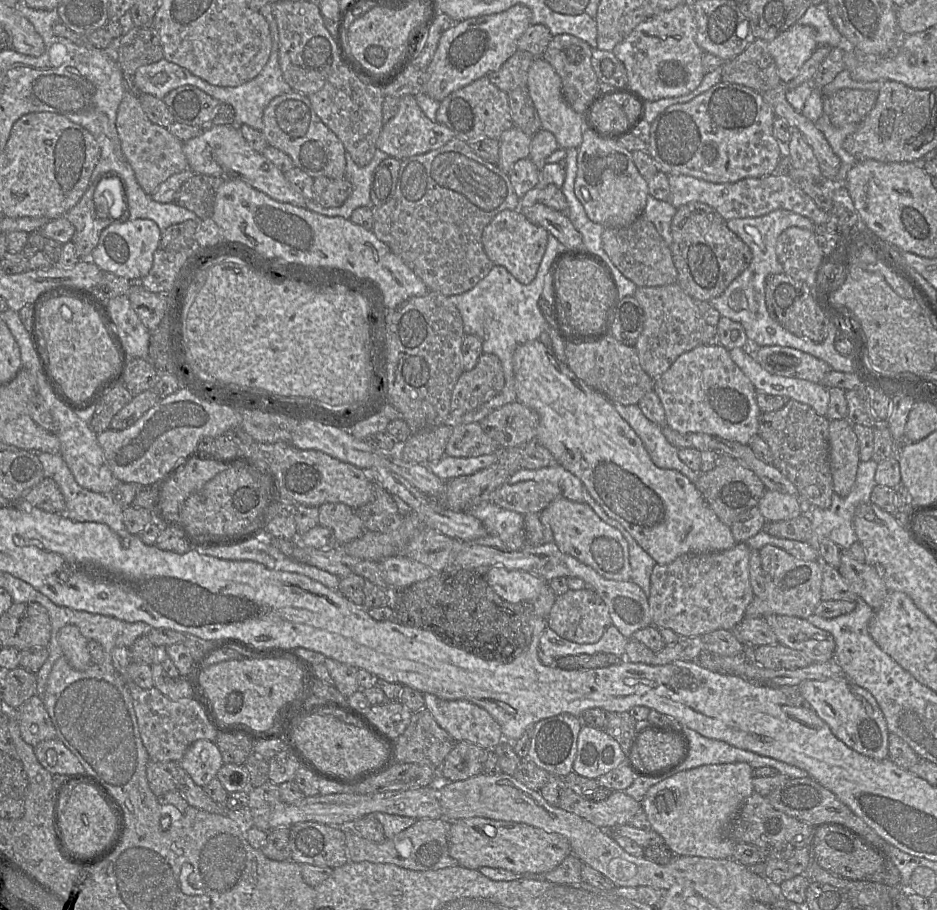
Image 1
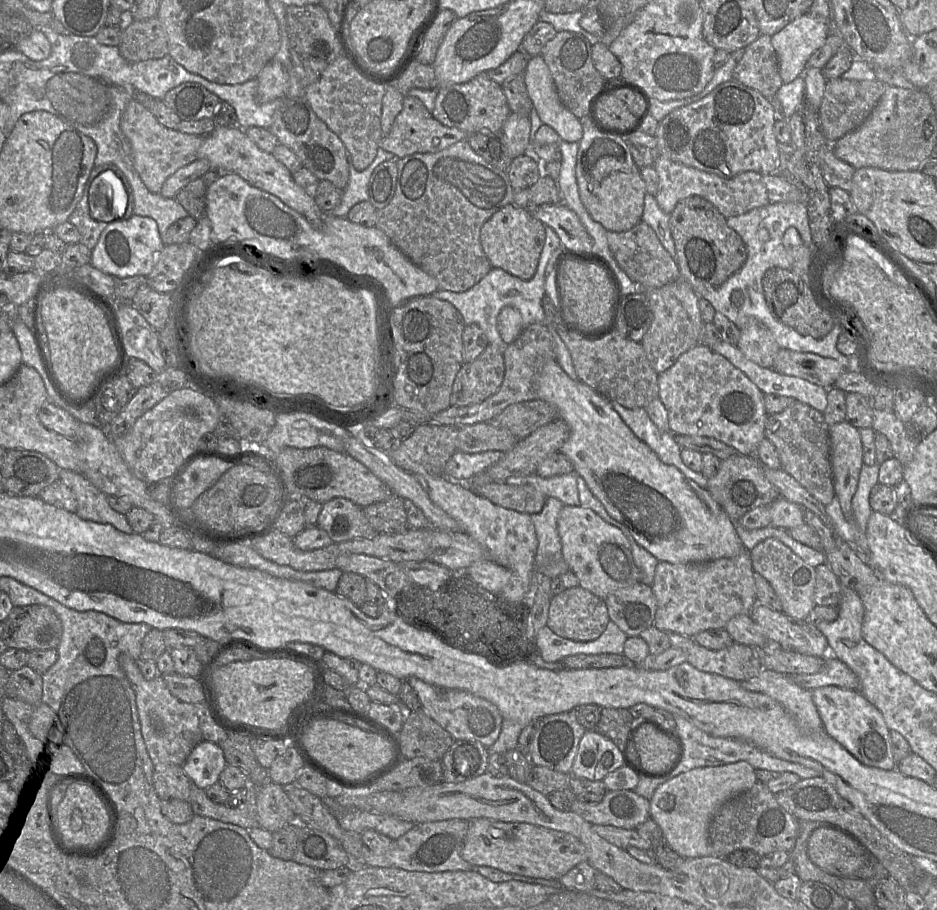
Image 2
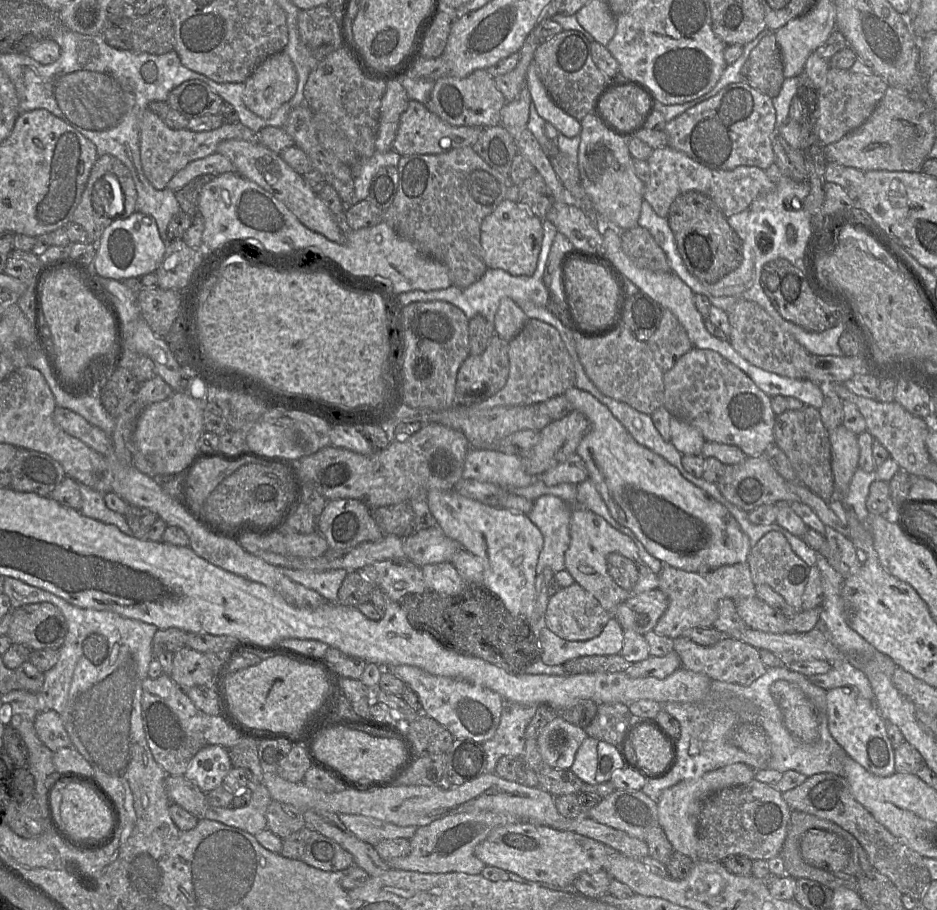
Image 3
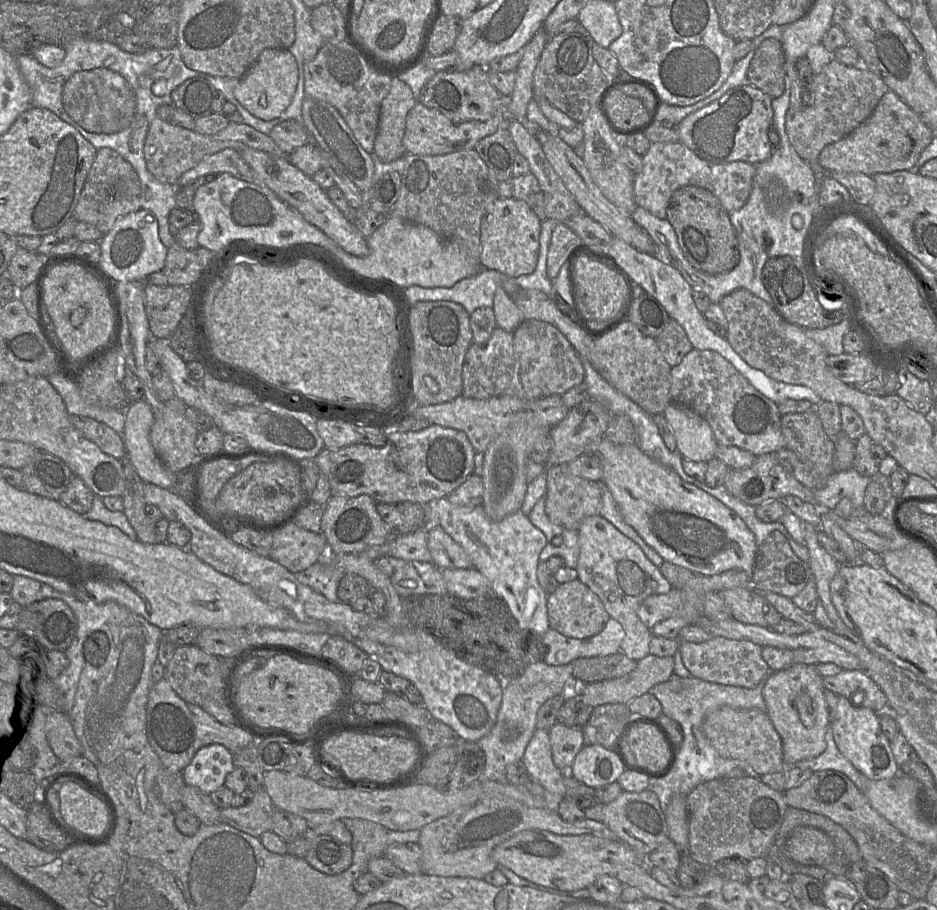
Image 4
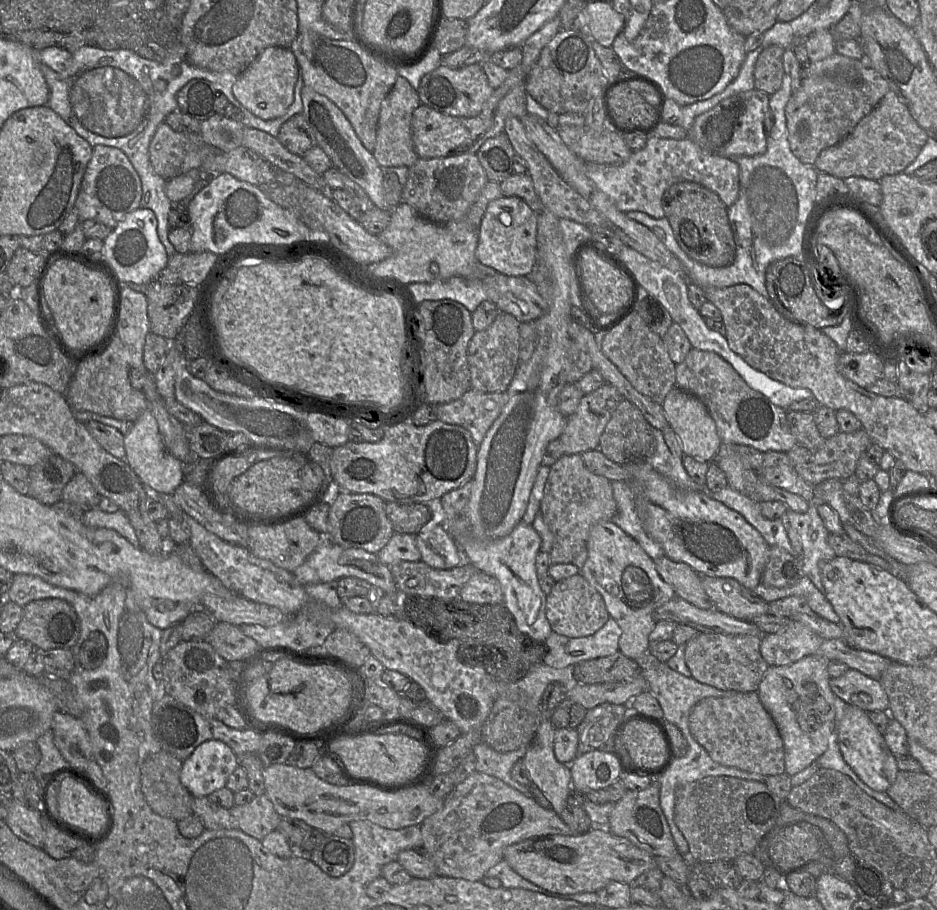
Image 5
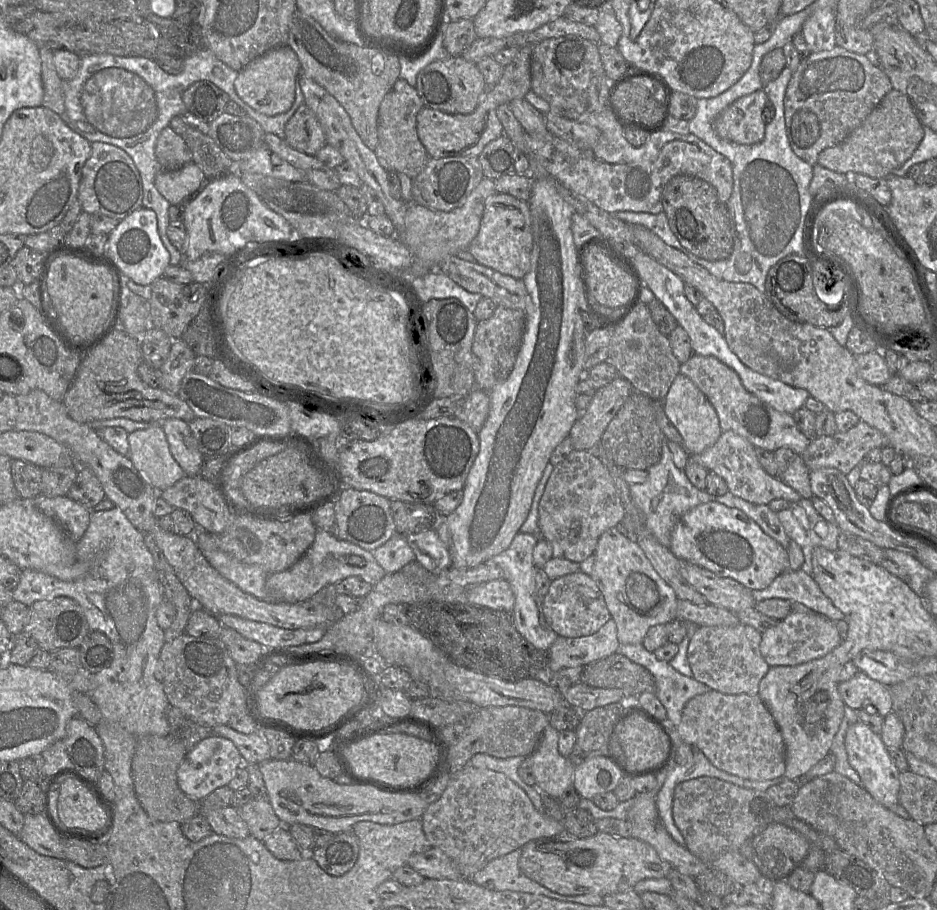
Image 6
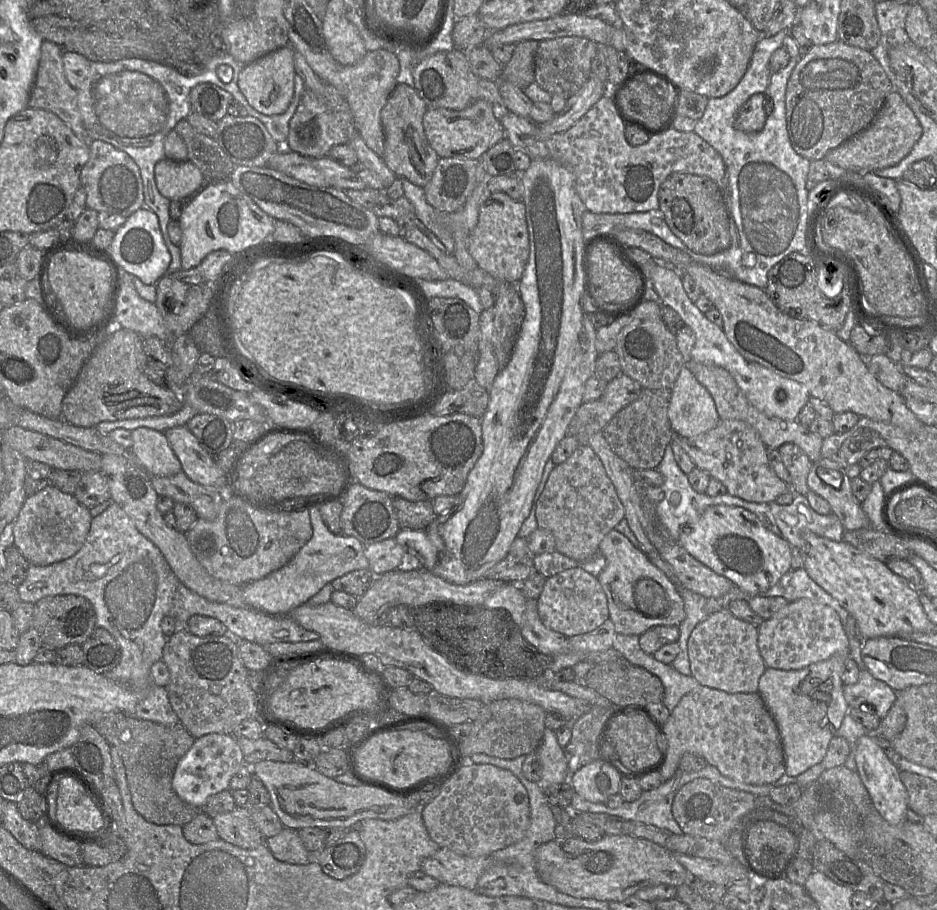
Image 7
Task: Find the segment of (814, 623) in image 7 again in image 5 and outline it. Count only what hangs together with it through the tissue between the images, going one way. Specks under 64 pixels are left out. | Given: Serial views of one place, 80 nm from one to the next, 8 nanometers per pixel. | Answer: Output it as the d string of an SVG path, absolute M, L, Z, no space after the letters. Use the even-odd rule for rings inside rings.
M791 620L777 633L762 636L760 653L769 666L789 665L815 655L824 640L806 625Z

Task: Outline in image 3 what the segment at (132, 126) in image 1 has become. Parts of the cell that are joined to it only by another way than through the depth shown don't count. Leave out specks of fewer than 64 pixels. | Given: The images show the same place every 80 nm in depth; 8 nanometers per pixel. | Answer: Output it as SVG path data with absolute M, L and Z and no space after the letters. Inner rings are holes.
M147 109L140 121L140 158L143 172L156 189L162 190L167 187L172 177L190 162L215 153L220 142L230 139L259 143L257 133L240 122L223 124L218 129L207 132L175 130L168 127L153 111Z

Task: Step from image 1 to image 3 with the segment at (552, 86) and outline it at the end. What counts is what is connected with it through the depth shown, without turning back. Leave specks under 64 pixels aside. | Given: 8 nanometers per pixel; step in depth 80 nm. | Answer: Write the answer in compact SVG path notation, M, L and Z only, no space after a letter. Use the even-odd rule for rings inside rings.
M533 61L528 68L526 84L537 113L551 123L560 133L572 138L581 133L580 121L561 109L551 98L543 85L536 63Z

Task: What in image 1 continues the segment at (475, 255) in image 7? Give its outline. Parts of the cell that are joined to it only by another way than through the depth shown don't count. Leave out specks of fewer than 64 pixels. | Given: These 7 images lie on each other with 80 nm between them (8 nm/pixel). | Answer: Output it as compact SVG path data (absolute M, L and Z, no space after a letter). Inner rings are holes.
M519 210L499 212L484 228L482 245L494 265L503 266L520 283L530 284L537 273L546 250L548 231L530 222Z

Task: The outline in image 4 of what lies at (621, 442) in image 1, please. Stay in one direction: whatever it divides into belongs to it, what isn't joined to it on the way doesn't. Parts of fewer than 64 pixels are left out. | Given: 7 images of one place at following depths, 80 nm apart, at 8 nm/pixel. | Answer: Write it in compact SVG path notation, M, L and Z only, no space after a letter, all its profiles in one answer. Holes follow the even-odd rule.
M603 437L593 454L598 457L603 468L603 479L601 484L612 494L612 497L616 502L624 521L633 527L642 537L642 539L651 548L653 548L663 558L664 561L682 566L696 574L701 574L704 576L717 575L731 569L739 569L746 572L751 578L758 546L756 544L754 534L733 510L729 509L721 501L703 491L702 489L684 481L674 470L651 459L635 444L618 445Z

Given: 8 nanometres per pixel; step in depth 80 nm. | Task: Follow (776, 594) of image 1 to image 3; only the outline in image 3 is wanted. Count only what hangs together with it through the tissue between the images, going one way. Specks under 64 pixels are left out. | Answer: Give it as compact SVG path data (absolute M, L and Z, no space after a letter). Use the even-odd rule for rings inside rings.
M777 531L766 533L751 548L747 562L755 585L766 584L770 586L797 612L803 610L802 595L808 582L811 567L797 556L783 534Z

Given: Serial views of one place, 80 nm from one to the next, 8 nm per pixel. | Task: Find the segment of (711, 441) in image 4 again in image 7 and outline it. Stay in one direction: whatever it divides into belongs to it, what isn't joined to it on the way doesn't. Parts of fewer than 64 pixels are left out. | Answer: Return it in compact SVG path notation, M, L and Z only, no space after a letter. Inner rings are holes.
M685 365L672 387L668 417L673 431L687 438L713 429L720 421L711 394Z

